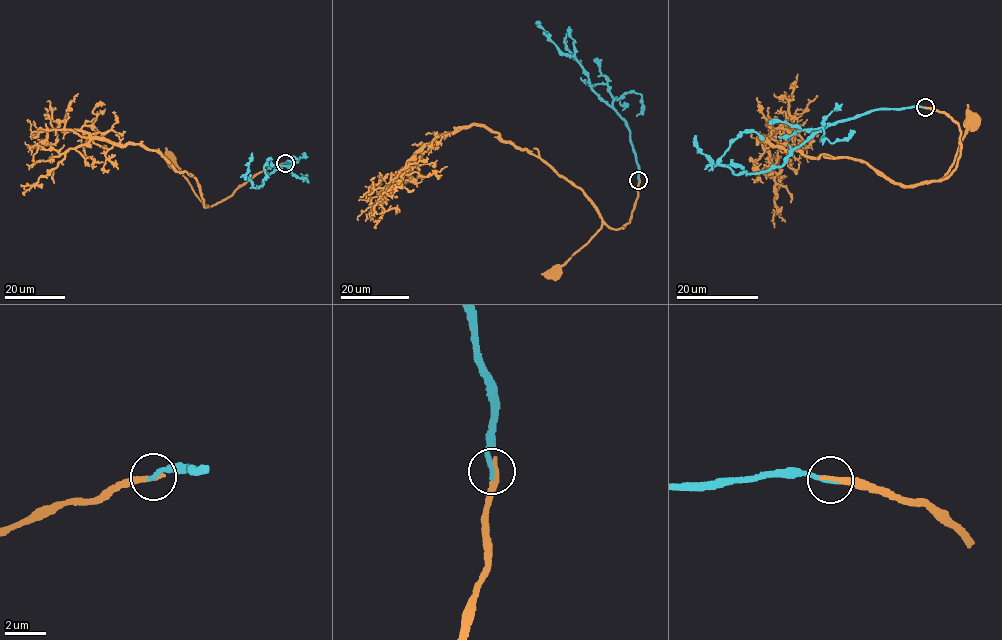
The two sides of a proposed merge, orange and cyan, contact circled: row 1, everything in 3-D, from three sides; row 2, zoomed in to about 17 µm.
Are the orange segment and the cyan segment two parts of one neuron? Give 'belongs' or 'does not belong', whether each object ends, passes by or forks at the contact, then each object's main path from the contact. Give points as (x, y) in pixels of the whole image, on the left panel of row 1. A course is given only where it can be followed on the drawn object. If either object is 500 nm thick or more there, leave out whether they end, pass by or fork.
belongs; orange ends there; cyan ends there; orange runs (285, 163), (258, 173), (232, 193), (208, 206), (198, 198), (172, 161); cyan runs (285, 163), (296, 161), (274, 169), (257, 188), (263, 184), (266, 174), (264, 166), (269, 159), (272, 166)

